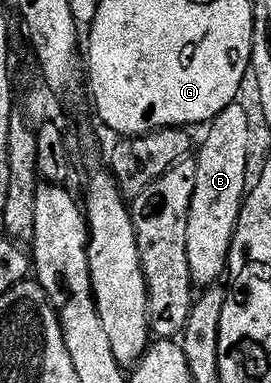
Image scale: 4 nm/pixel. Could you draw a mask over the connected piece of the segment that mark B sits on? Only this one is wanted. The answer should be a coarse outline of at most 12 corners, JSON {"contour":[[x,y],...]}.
{"contour":[[236,101],[196,153],[195,287],[225,275],[248,193],[250,114]]}

